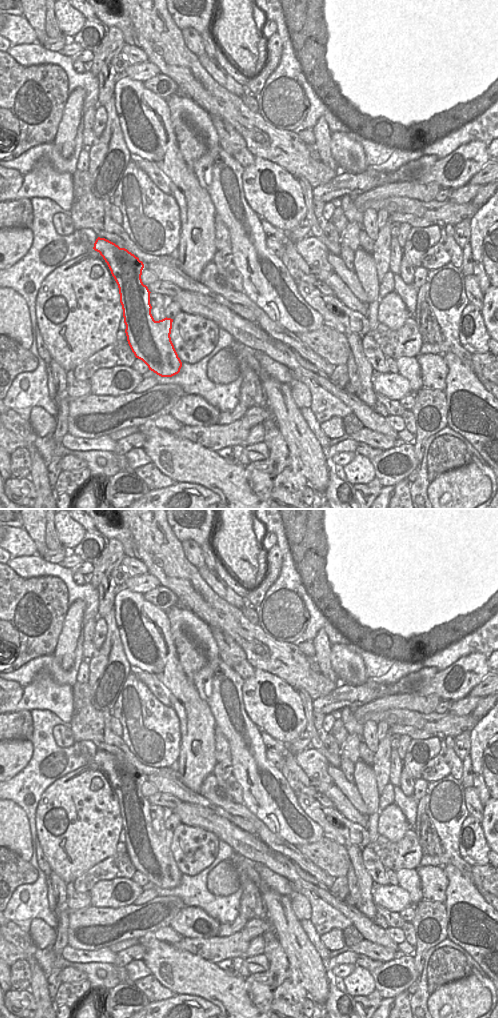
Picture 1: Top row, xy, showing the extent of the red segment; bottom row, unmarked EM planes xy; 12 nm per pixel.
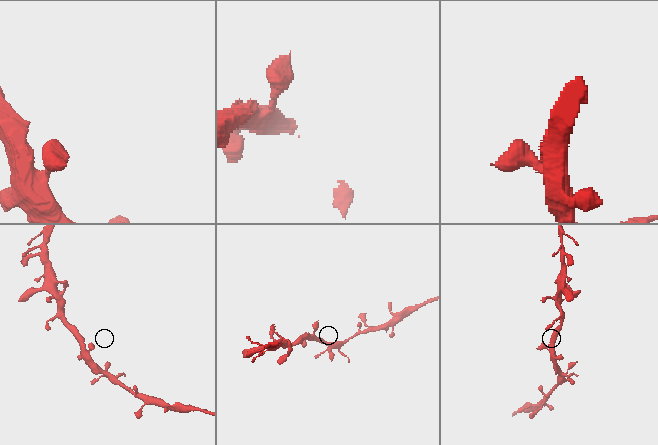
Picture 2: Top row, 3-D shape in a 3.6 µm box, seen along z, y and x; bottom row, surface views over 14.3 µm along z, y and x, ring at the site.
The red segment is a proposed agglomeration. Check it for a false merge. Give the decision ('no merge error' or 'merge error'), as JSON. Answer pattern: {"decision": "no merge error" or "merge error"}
{"decision": "no merge error"}

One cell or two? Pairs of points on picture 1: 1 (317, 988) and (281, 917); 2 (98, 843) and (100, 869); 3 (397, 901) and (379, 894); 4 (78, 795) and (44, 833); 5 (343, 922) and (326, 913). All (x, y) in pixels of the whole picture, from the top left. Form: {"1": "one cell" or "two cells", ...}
{"1": "one cell", "2": "two cells", "3": "one cell", "4": "one cell", "5": "one cell"}

